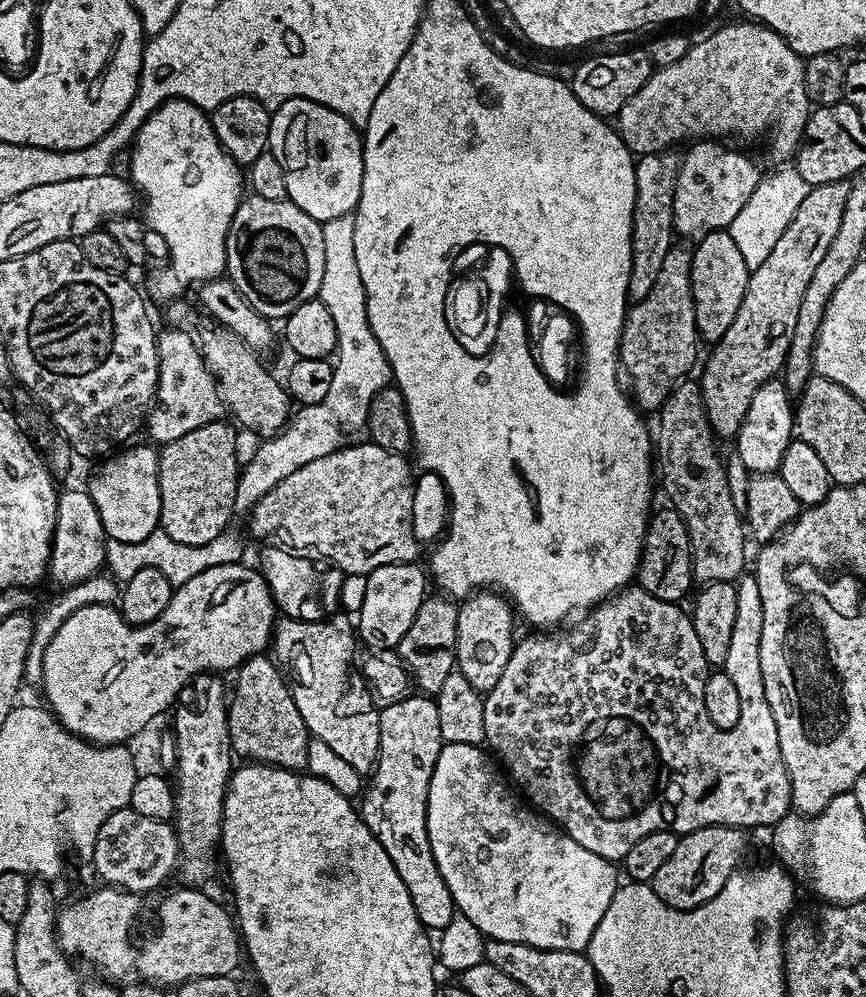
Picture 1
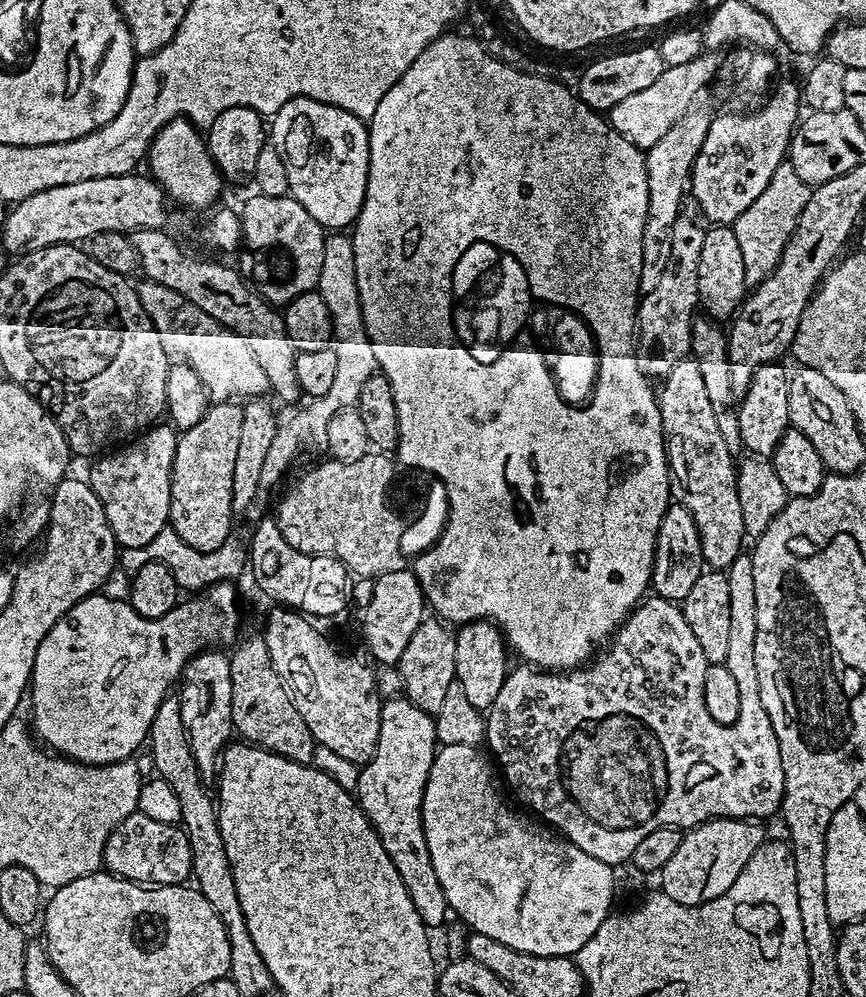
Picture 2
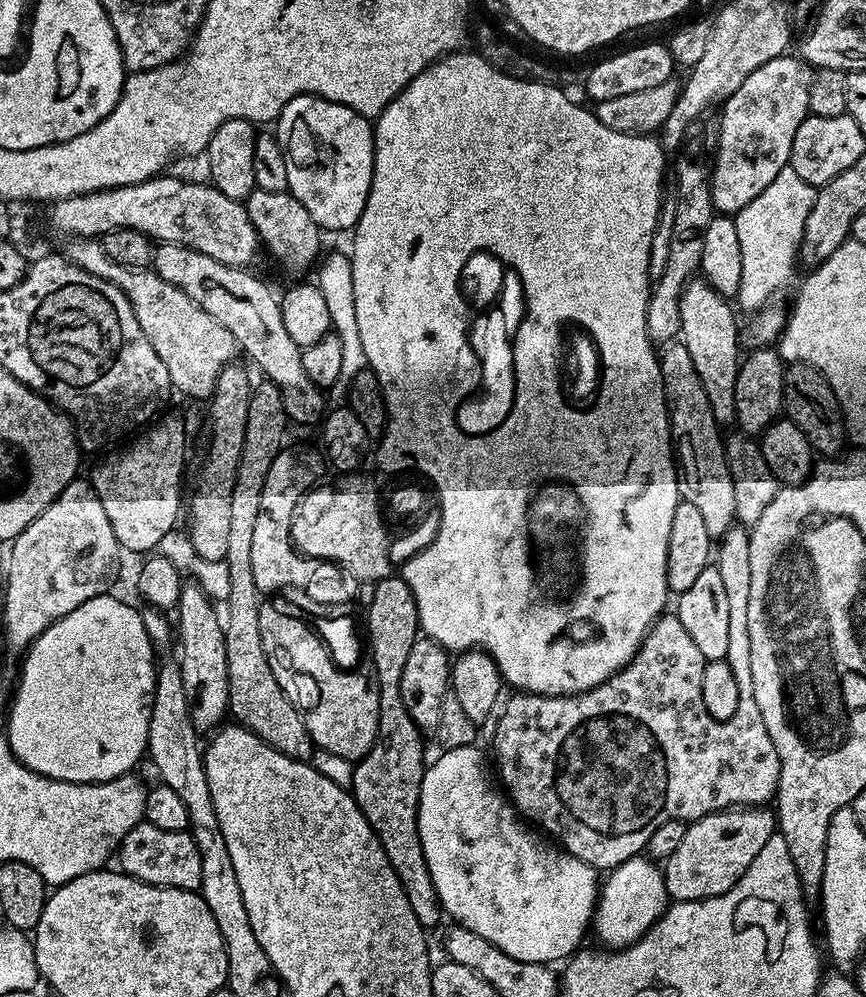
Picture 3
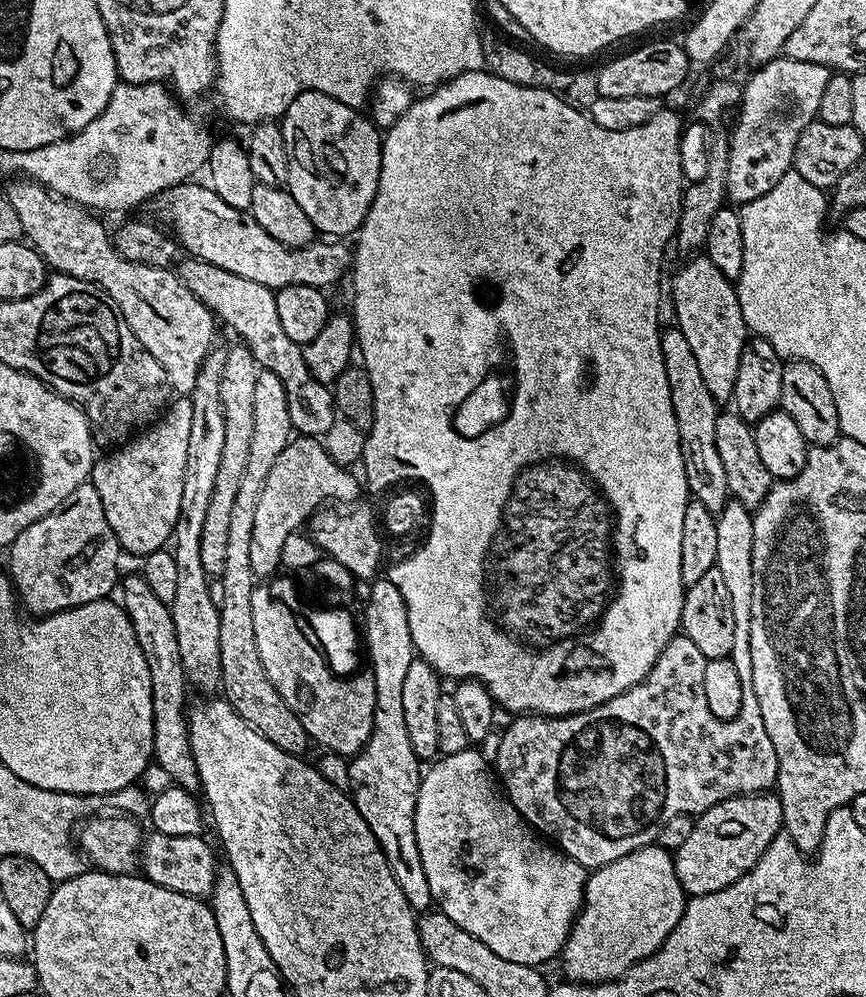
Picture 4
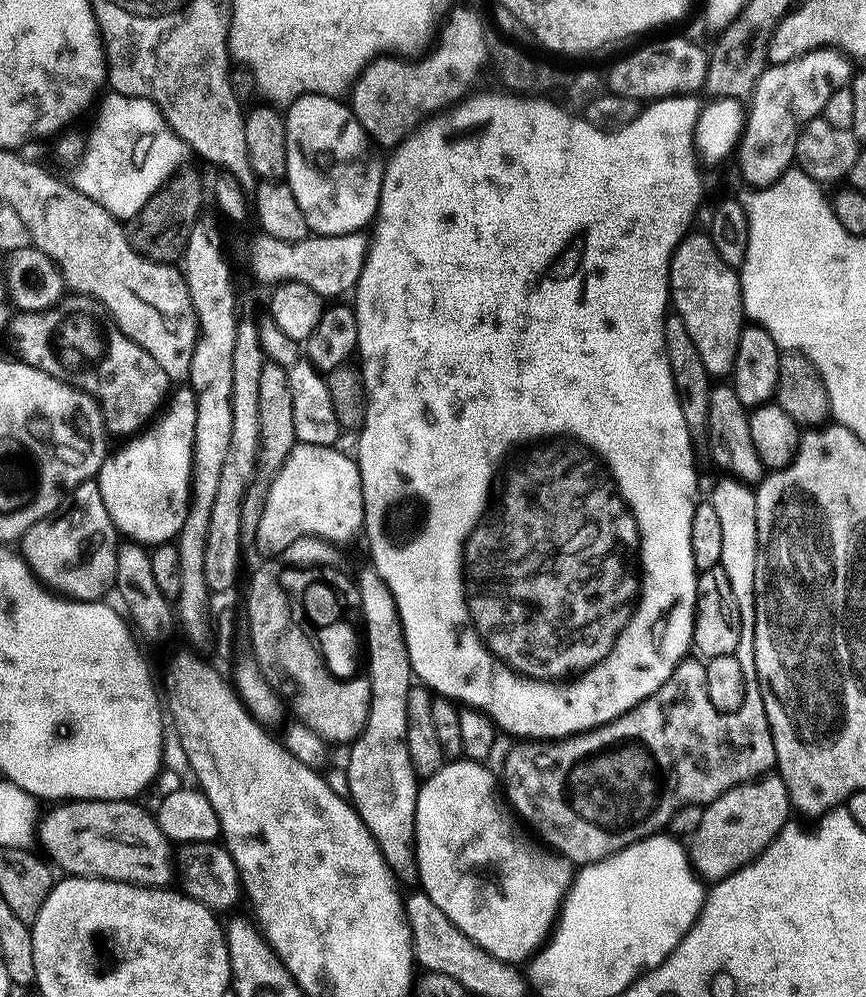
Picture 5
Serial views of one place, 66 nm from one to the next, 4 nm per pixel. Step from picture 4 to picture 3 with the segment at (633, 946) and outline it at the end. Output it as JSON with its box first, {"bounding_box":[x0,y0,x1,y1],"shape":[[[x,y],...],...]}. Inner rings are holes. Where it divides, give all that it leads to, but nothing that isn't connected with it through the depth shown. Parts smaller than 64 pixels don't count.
{"bounding_box":[594,855,670,950],"shape":[[[643,855],[633,856],[625,864],[611,869],[607,876],[608,881],[603,881],[596,905],[594,932],[600,935],[600,940],[604,943],[601,945],[619,950],[642,939],[654,927],[668,907],[670,897],[663,871]]]}

